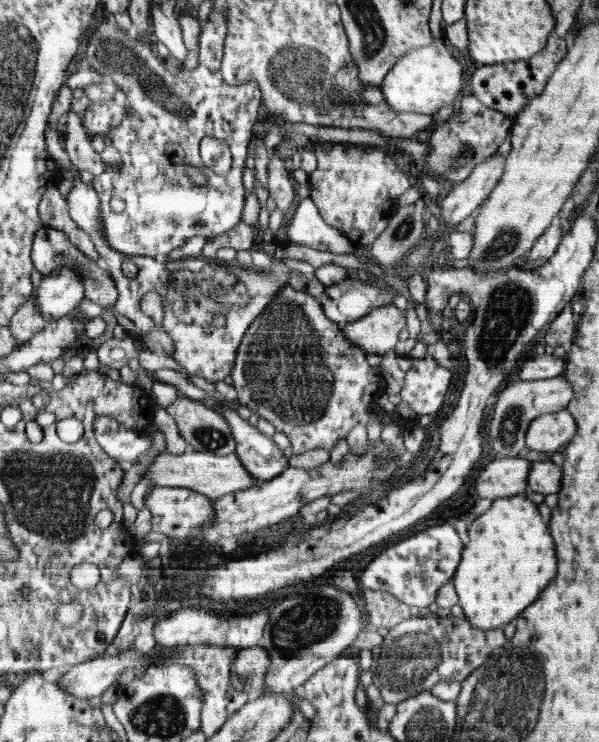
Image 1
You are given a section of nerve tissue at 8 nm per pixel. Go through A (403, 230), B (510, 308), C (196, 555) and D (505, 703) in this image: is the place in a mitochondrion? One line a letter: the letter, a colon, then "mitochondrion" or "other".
A: mitochondrion
B: mitochondrion
C: other
D: mitochondrion

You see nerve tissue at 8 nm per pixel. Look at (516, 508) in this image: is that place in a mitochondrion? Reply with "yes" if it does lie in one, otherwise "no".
no

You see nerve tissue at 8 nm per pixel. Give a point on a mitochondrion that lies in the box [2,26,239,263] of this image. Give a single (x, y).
(110, 57)

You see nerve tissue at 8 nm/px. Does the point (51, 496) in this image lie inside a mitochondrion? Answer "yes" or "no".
yes

